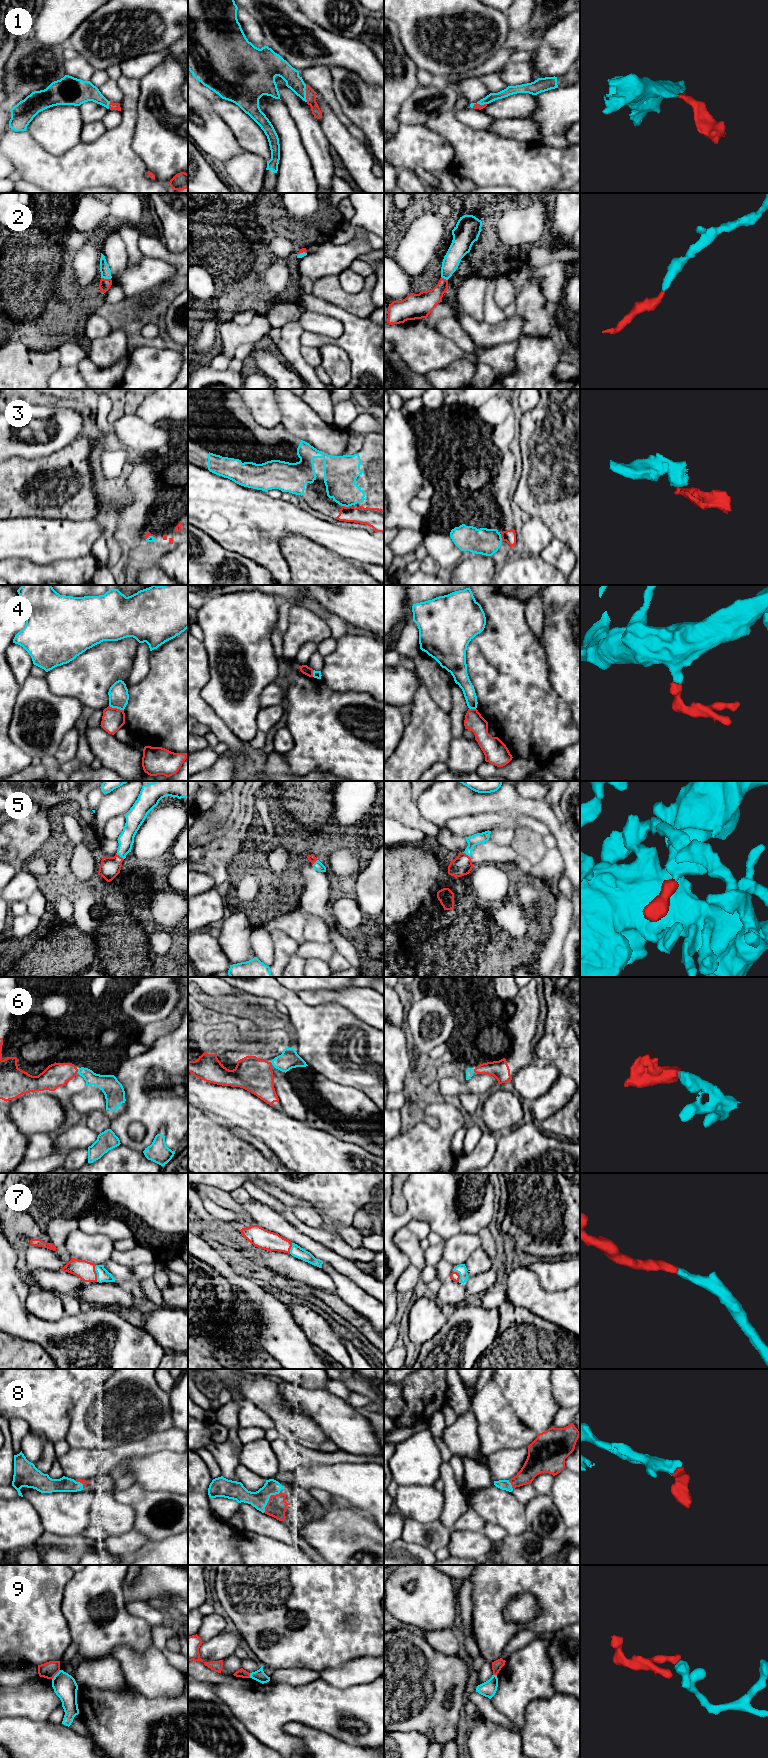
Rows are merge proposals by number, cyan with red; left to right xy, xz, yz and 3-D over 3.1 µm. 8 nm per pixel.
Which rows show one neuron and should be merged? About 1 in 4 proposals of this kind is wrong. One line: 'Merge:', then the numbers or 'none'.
Merge: 1, 2, 3, 5, 6, 7, 8

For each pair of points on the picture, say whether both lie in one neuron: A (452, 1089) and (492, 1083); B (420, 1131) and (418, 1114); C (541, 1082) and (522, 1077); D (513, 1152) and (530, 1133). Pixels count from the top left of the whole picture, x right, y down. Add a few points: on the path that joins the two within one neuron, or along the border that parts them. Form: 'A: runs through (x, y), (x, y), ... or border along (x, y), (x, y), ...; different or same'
A: runs through (462, 1088), (482, 1083); same
B: border along (438, 1119), (435, 1128), (417, 1122), (401, 1133); different
C: runs through (536, 1081), (527, 1081); same
D: runs through (518, 1147), (527, 1138); same

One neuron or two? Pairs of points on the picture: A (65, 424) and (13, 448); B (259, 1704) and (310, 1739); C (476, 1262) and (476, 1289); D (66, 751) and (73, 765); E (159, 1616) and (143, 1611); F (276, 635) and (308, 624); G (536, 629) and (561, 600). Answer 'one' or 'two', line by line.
A: one
B: two
C: two
D: two
E: one
F: two
G: two

